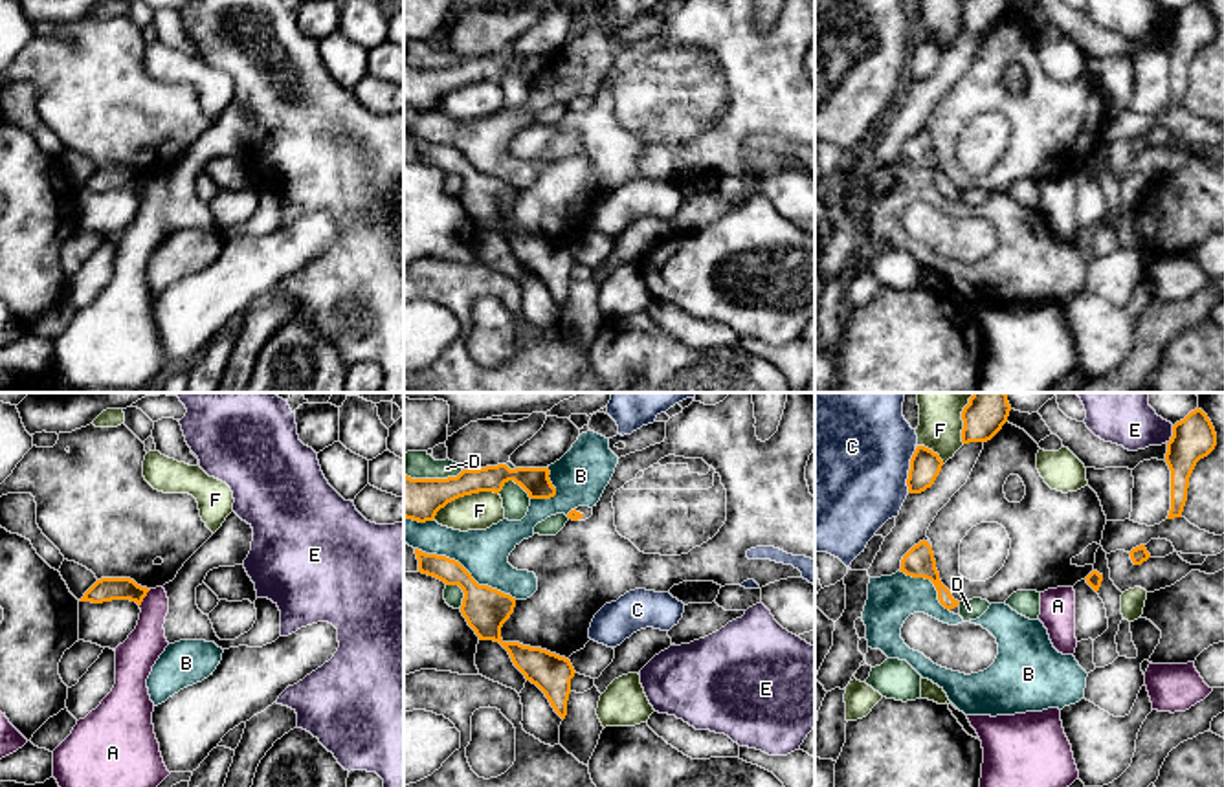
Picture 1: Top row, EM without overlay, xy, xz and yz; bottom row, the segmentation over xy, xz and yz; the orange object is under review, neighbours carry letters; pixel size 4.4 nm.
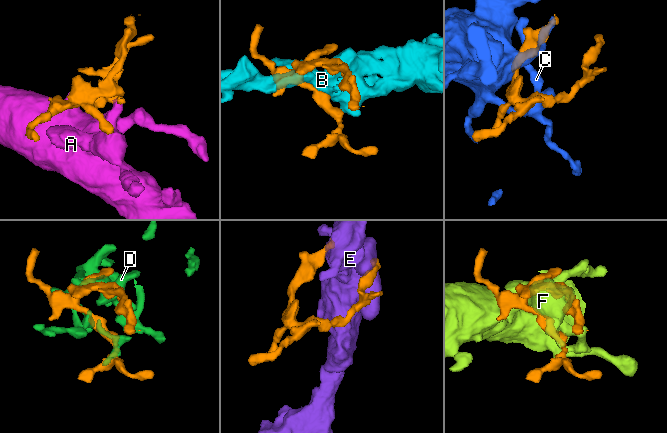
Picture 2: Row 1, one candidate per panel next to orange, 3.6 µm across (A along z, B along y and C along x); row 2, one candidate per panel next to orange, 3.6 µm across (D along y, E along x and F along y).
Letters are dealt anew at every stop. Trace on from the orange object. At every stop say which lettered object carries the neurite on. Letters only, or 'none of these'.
none of these

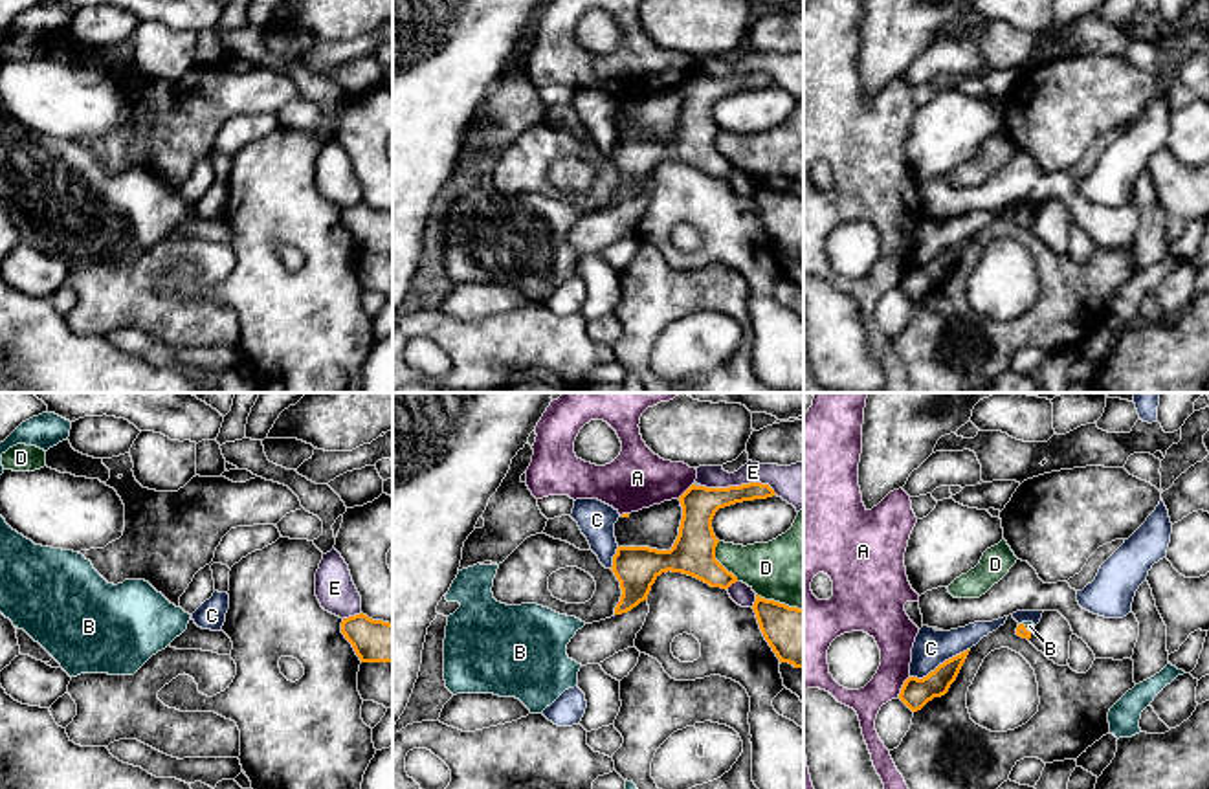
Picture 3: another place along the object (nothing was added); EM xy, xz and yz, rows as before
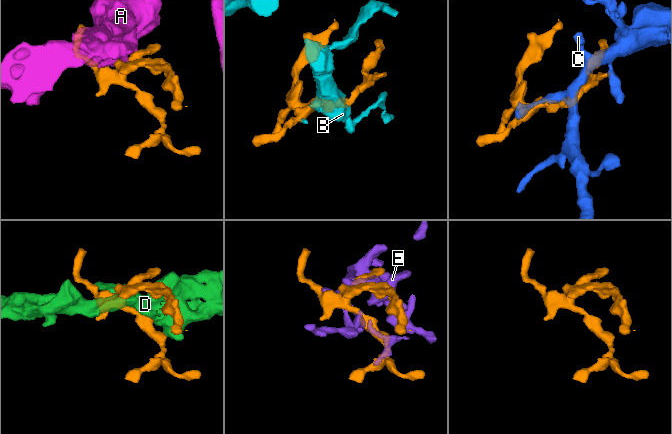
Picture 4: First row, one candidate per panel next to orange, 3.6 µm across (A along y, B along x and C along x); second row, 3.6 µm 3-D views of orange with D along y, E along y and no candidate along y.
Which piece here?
B

